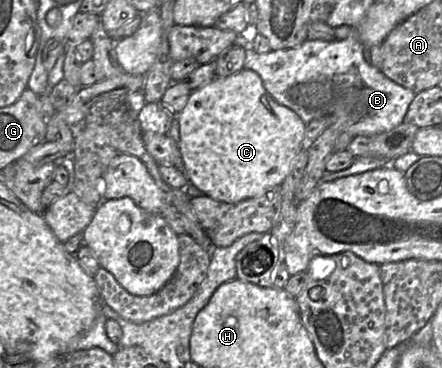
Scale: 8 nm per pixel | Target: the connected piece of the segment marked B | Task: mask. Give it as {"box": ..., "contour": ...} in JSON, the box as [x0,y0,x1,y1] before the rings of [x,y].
{"box":[244,35,416,137],"contour":[[[350,35],[346,39],[340,41],[307,39],[303,44],[296,48],[271,50],[267,53],[257,53],[252,48],[248,47],[246,48],[244,68],[251,69],[257,72],[260,75],[263,81],[263,85],[267,92],[270,94],[270,96],[279,104],[286,106],[292,111],[294,111],[304,121],[304,123],[308,124],[314,119],[322,119],[327,121],[328,126],[339,126],[342,129],[342,131],[347,131],[353,137],[370,136],[388,132],[396,126],[400,125],[402,122],[404,122],[404,118],[408,111],[409,105],[414,99],[416,93],[389,79],[380,69],[368,63],[364,57],[364,47],[365,45],[361,42],[360,38],[357,35]]]}

